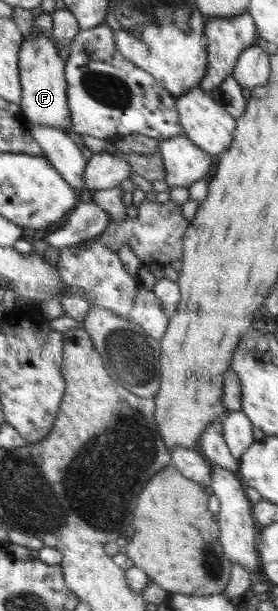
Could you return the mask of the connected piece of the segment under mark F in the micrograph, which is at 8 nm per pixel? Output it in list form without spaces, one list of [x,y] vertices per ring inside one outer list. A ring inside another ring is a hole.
[[[36,27],[33,35],[28,37],[22,43],[20,50],[20,83],[24,86],[24,98],[20,101],[20,108],[24,117],[30,123],[40,123],[41,125],[48,125],[59,130],[72,129],[72,119],[70,118],[70,107],[68,106],[68,95],[65,95],[65,89],[68,89],[68,83],[65,83],[63,77],[63,67],[66,67],[65,61],[59,59],[57,55],[57,47],[49,41],[49,37],[45,37],[43,32]]]

